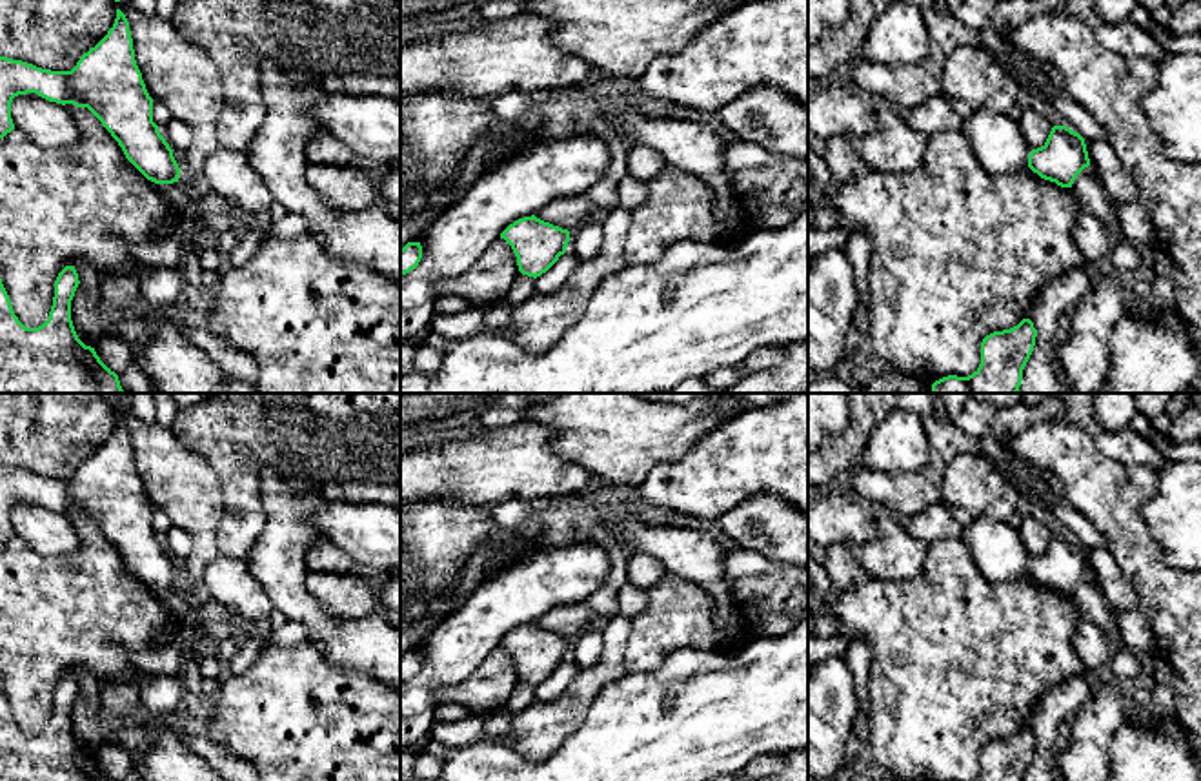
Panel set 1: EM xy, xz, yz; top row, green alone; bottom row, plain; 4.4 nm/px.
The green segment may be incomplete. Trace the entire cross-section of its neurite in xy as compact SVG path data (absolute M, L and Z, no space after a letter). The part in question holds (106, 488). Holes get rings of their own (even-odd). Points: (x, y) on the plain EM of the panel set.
M120 417L107 442L71 479L0 464L0 546L15 537L13 506L27 501L62 513L87 515L147 588L178 590L180 575L153 530L153 506L135 468L129 430Z

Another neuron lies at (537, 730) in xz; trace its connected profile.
M615 615L604 626L599 659L577 672L566 692L553 701L535 701L511 717L508 743L531 761L550 757L562 741L577 732L600 690L624 675L626 643L631 617Z

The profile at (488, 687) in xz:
M497 646L466 679L435 694L437 705L459 703L471 712L502 710L519 683L517 664L504 646Z

